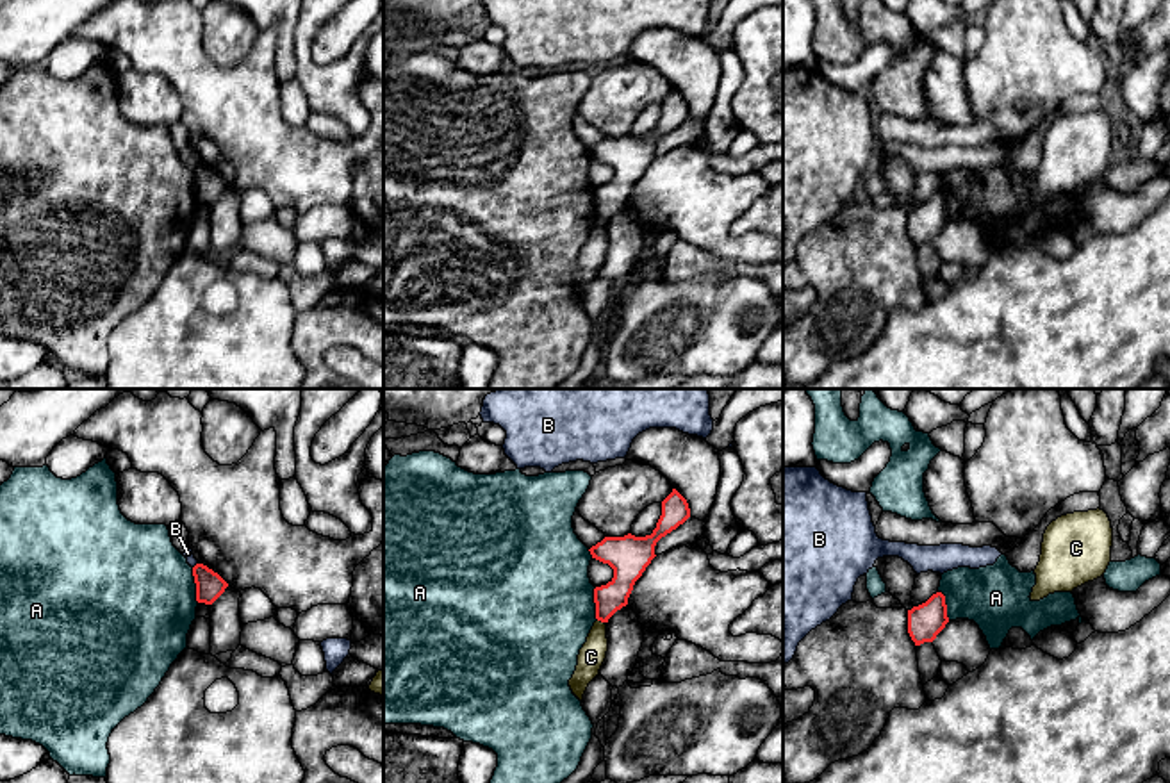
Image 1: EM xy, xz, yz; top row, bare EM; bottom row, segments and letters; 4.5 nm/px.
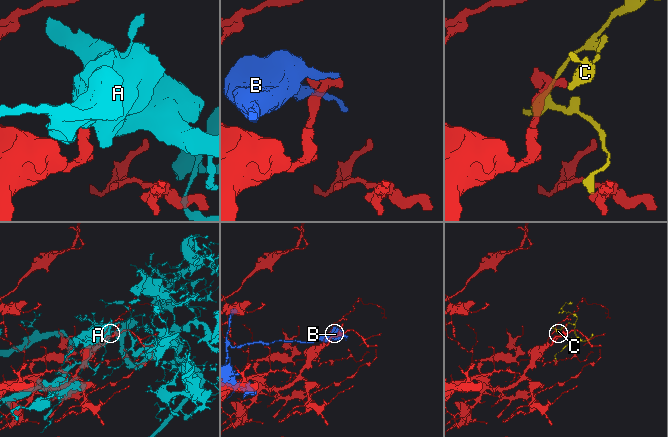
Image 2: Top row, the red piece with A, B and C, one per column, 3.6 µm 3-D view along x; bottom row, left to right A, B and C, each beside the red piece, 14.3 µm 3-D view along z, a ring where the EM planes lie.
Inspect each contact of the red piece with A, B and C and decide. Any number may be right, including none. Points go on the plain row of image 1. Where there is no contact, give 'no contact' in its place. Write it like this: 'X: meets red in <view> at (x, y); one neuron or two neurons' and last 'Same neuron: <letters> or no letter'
A: meets red in xy at (197, 186); two neurons
B: meets red in xy at (195, 166); two neurons
C: meets red in xz at (601, 222); two neurons
Same neuron: no letter

